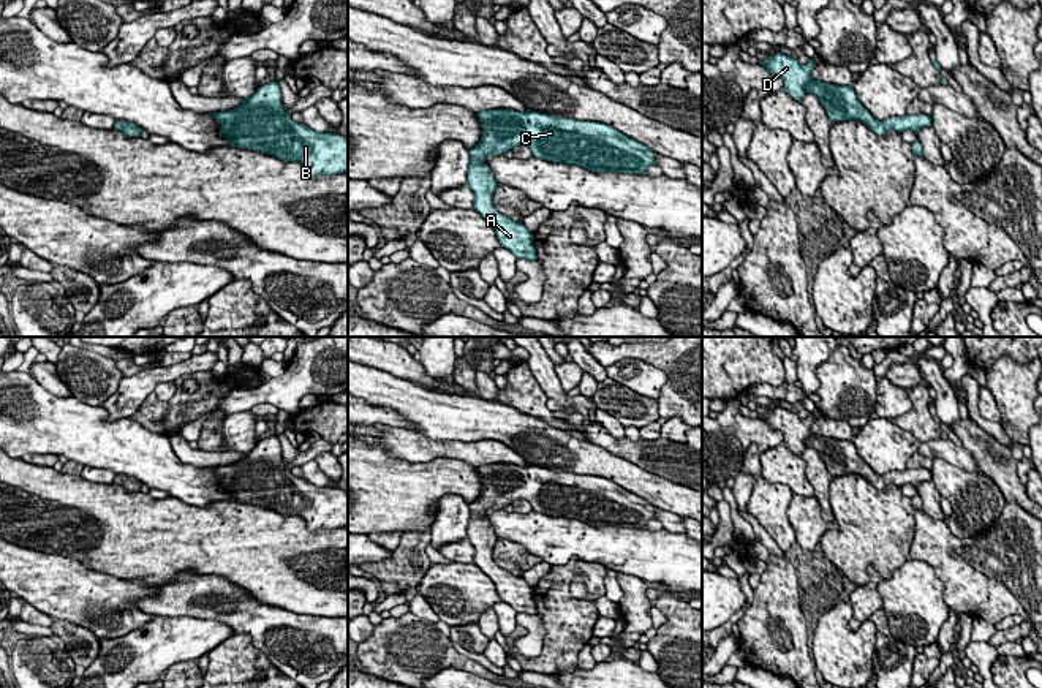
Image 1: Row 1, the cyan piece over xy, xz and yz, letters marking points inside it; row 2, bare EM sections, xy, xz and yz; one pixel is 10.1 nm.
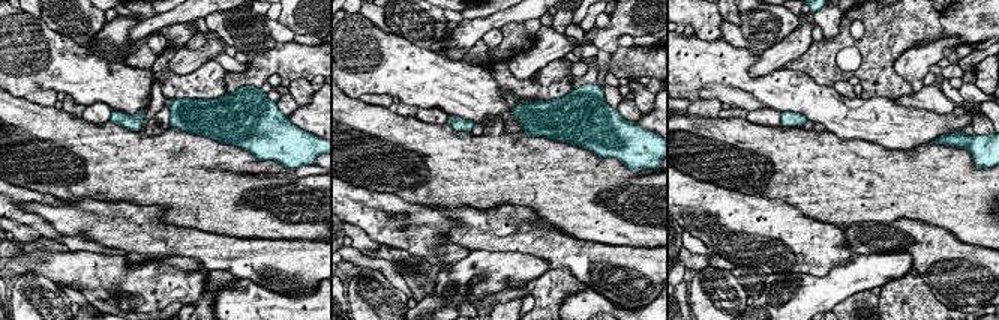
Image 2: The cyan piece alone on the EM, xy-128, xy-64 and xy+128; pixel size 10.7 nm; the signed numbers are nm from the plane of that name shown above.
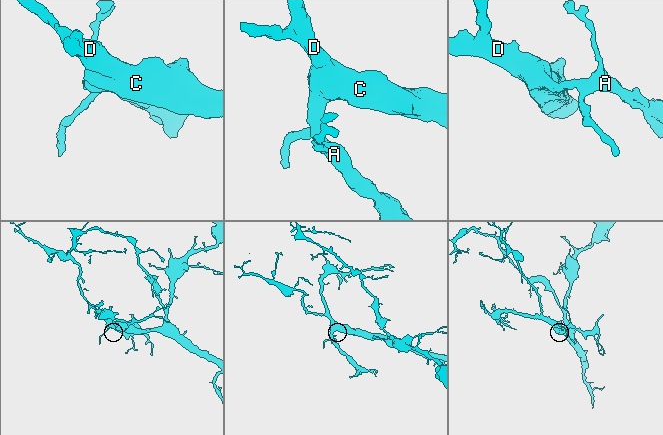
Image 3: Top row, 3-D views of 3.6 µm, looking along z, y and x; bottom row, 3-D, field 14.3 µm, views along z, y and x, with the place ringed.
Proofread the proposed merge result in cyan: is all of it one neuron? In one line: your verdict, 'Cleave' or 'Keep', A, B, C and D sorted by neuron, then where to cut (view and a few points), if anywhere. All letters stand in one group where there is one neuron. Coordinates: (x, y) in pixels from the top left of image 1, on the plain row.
Keep. Groups: A B C D. No split

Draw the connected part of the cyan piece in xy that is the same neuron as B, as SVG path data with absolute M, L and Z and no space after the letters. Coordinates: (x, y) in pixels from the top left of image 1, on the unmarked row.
M277 435L258 441L240 460L212 468L232 501L299 516L308 531L348 527L348 493L294 476L283 465Z

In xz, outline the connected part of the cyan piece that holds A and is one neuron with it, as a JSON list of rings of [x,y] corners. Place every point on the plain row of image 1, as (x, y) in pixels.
[[[489,463],[478,467],[478,471],[482,492],[468,505],[466,538],[474,547],[474,565],[493,580],[501,601],[517,614],[536,615],[534,590],[522,576],[514,576],[495,563],[492,552],[498,538],[492,524],[484,519],[489,509],[503,509],[515,500],[527,500],[536,512],[593,527],[647,528],[656,519],[651,503],[606,478],[531,463]]]

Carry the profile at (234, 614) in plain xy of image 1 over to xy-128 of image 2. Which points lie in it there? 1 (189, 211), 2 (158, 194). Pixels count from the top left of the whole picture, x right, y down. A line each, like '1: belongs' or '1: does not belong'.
1: does not belong
2: does not belong

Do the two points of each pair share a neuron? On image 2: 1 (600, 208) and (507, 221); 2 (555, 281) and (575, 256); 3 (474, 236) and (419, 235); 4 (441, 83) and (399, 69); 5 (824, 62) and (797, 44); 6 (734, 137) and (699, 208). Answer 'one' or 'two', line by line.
1: two
2: two
3: two
4: one
5: two
6: two

